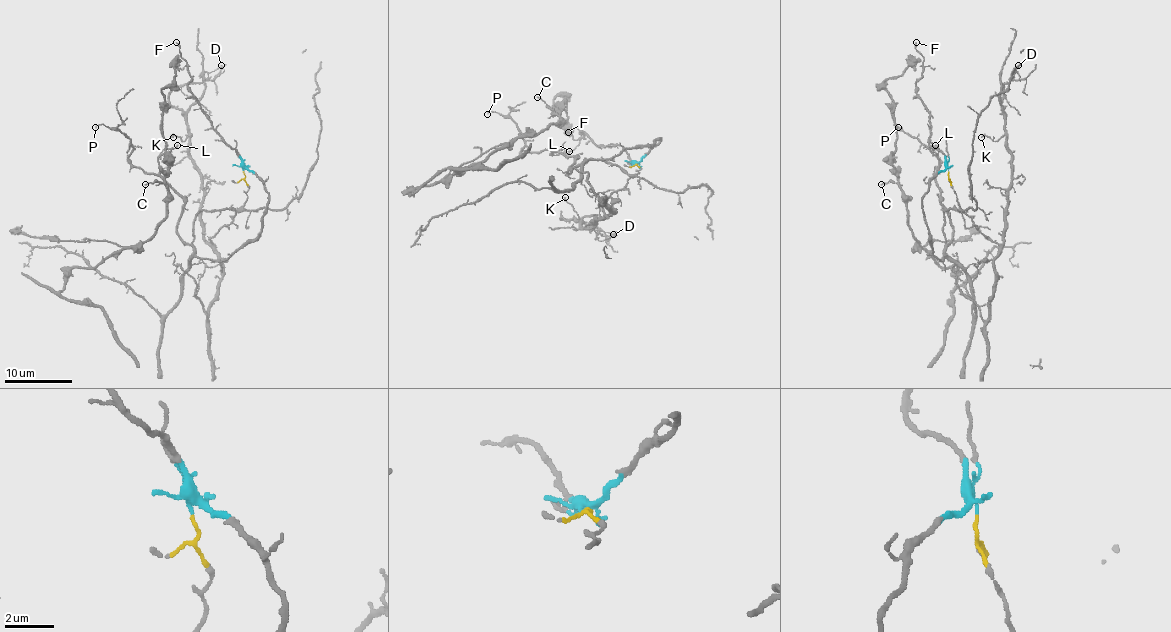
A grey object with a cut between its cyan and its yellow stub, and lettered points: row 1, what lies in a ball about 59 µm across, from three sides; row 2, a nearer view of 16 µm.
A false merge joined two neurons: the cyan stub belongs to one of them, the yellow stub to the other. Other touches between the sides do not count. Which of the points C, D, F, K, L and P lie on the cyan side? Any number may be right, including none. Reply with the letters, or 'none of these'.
C, F, L, P

